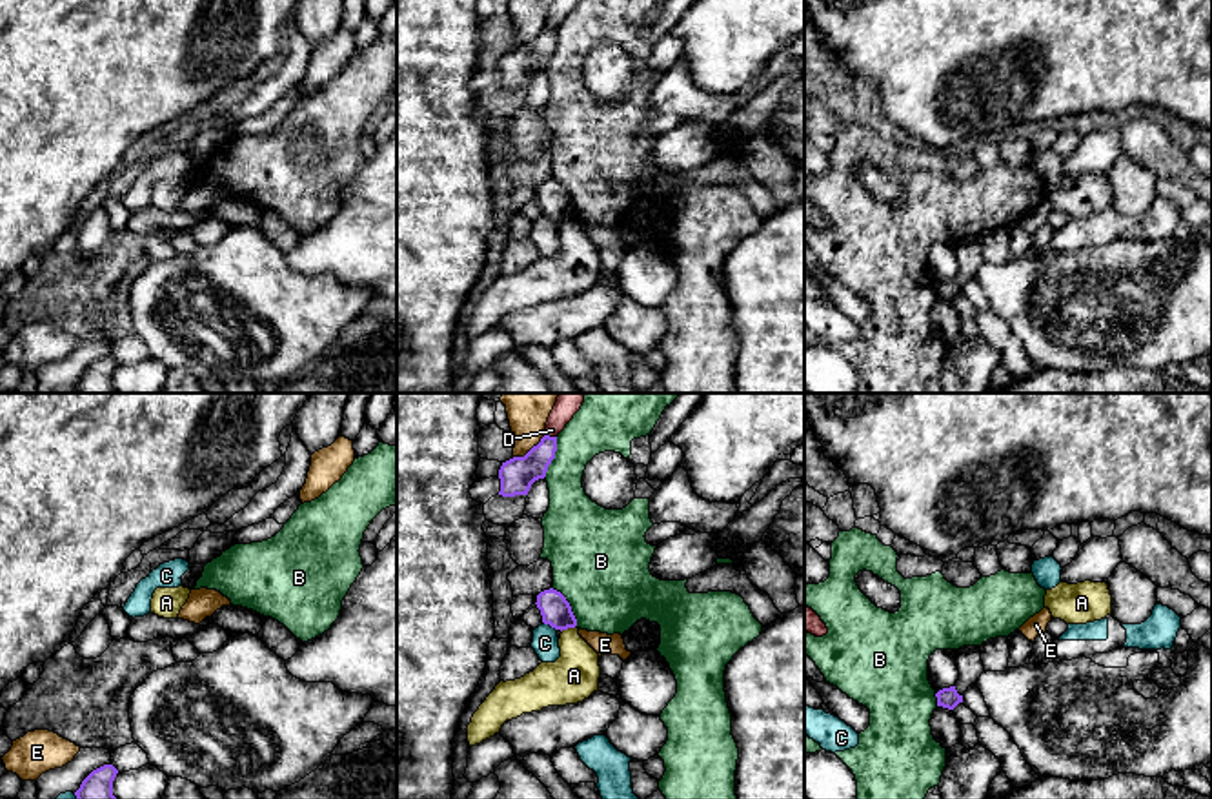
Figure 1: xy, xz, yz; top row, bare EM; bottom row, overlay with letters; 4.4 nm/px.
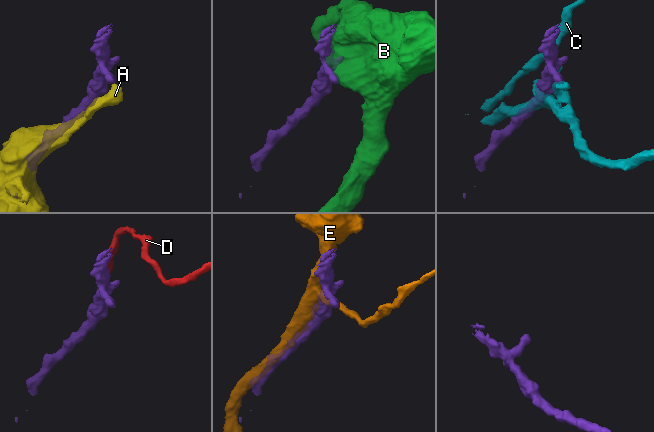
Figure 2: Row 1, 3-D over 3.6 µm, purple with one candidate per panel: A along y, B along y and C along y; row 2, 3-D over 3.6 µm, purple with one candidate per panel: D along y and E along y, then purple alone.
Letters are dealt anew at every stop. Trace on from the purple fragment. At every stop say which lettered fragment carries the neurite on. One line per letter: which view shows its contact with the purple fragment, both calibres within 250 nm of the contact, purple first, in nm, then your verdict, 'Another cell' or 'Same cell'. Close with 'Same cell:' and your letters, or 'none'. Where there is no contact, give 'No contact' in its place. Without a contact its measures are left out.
A: Touches purple in xz. Thickness 140 nm (purple) against 220 nm. Another cell
B: Touches purple in xz. Thickness 140 nm (purple) against 440 nm. Another cell
C: Touches purple in xz. Thickness 140 nm (purple) against 110 nm. Another cell
D: Touches purple in xz. Thickness 150 nm (purple) against 90 nm. Another cell
E: Touches purple in xz. Thickness 150 nm (purple) against 160 nm. Another cell
Same cell: none

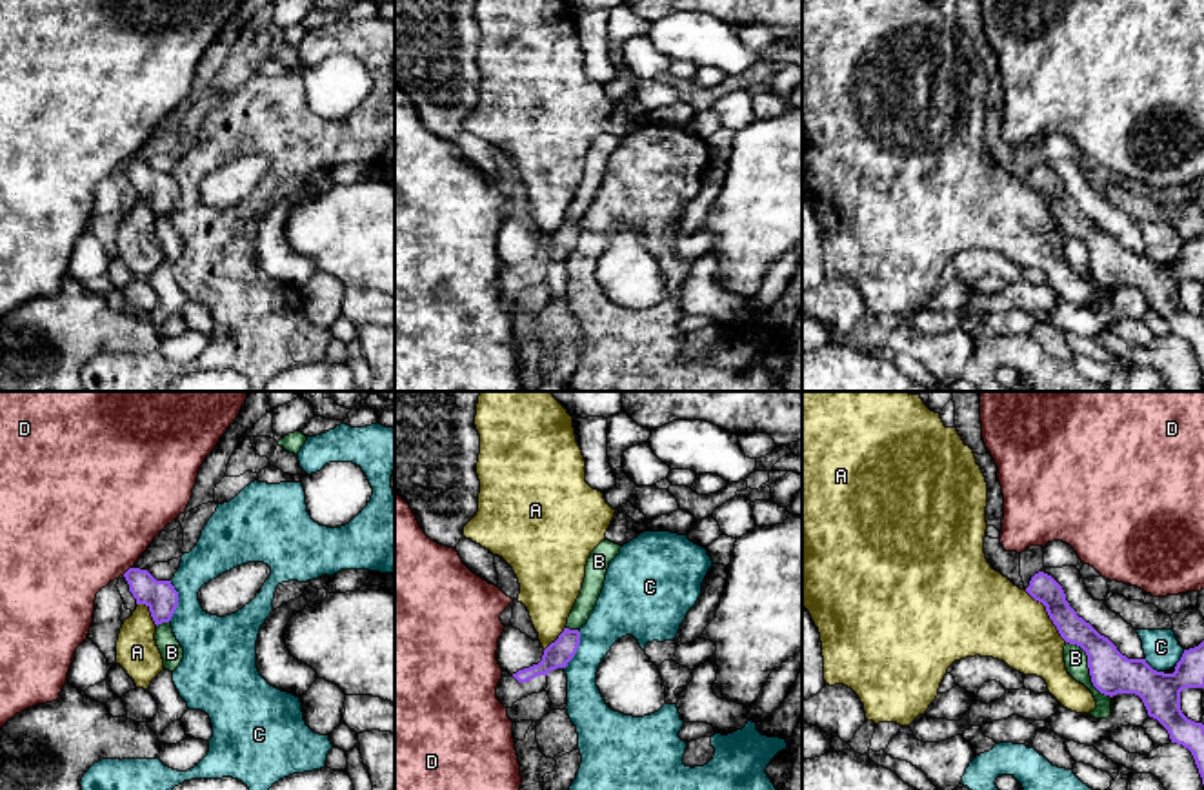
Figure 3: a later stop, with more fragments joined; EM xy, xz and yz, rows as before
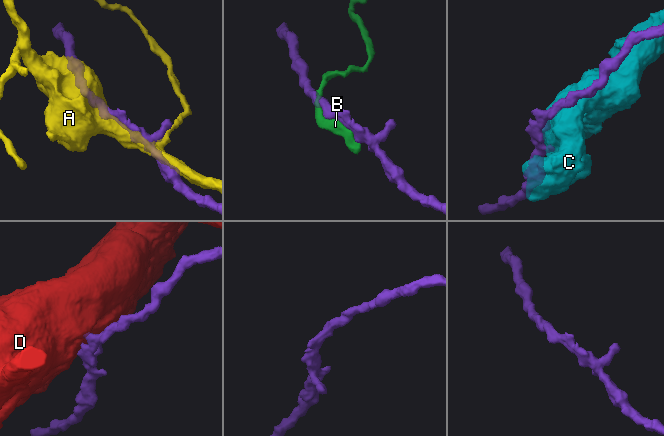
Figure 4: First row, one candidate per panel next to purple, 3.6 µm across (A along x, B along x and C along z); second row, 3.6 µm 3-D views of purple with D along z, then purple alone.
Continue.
A: Touches purple in yz. Thickness 120 nm (purple) against 360 nm. Another cell
B: Touches purple in yz. Thickness 190 nm (purple) against 100 nm. Another cell
C: Touches purple in xy. Thickness 140 nm (purple) against 260 nm. Another cell
D: Touches purple in xy. Thickness 140 nm (purple) against 500 nm. Another cell
Same cell: none

